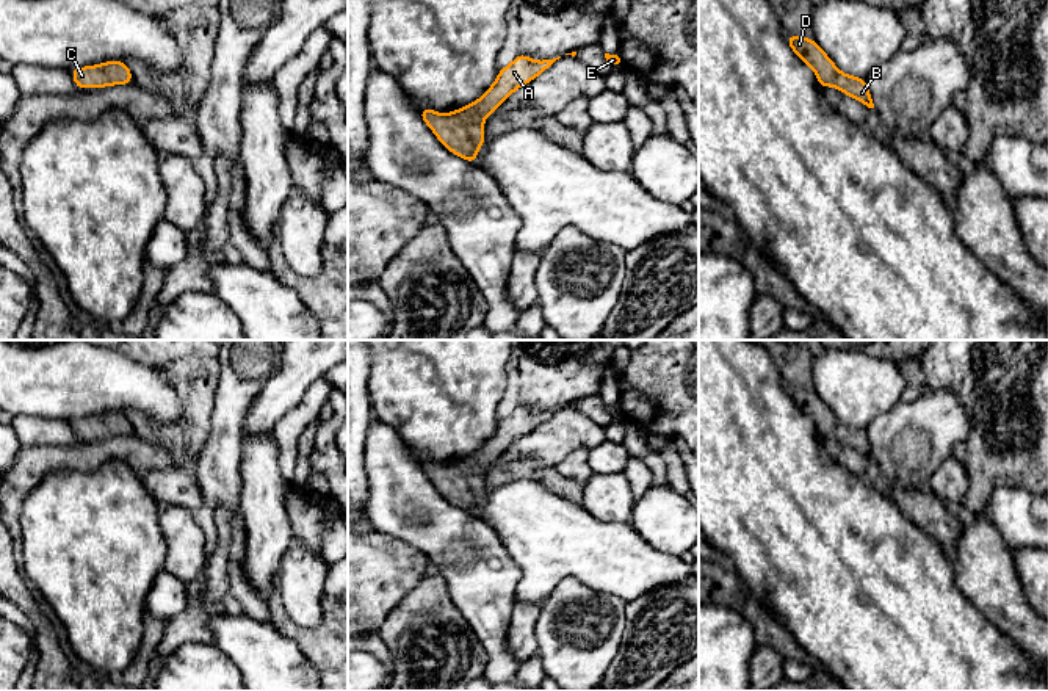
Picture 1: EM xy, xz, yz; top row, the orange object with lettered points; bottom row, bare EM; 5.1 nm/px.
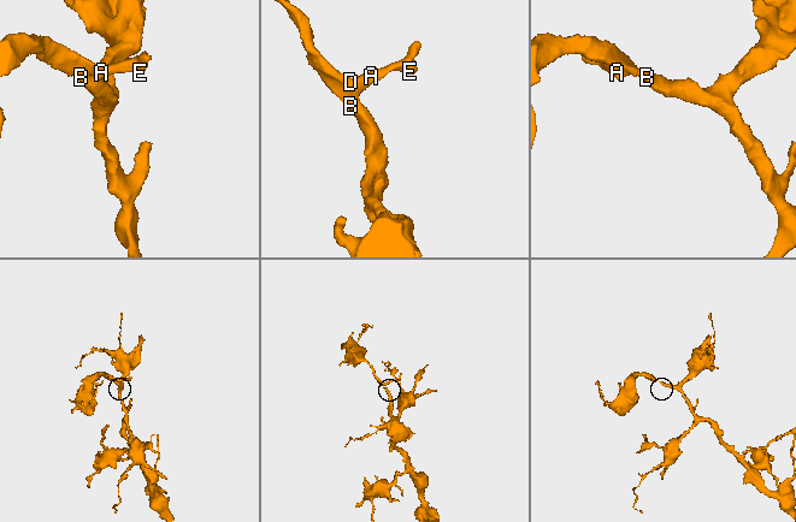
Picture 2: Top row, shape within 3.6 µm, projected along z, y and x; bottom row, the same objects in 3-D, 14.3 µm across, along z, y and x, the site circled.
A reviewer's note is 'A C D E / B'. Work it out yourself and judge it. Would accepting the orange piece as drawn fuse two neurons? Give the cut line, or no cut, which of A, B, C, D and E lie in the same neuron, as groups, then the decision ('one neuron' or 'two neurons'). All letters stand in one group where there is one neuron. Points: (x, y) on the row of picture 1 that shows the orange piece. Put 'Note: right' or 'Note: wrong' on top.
Note: wrong
cut none; groups A B C D E; one neuron

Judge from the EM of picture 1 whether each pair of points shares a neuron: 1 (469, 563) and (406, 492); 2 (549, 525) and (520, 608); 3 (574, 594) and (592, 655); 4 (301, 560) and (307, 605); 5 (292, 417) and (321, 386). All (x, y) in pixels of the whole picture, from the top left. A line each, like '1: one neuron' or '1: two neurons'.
1: one neuron
2: two neurons
3: one neuron
4: one neuron
5: one neuron

